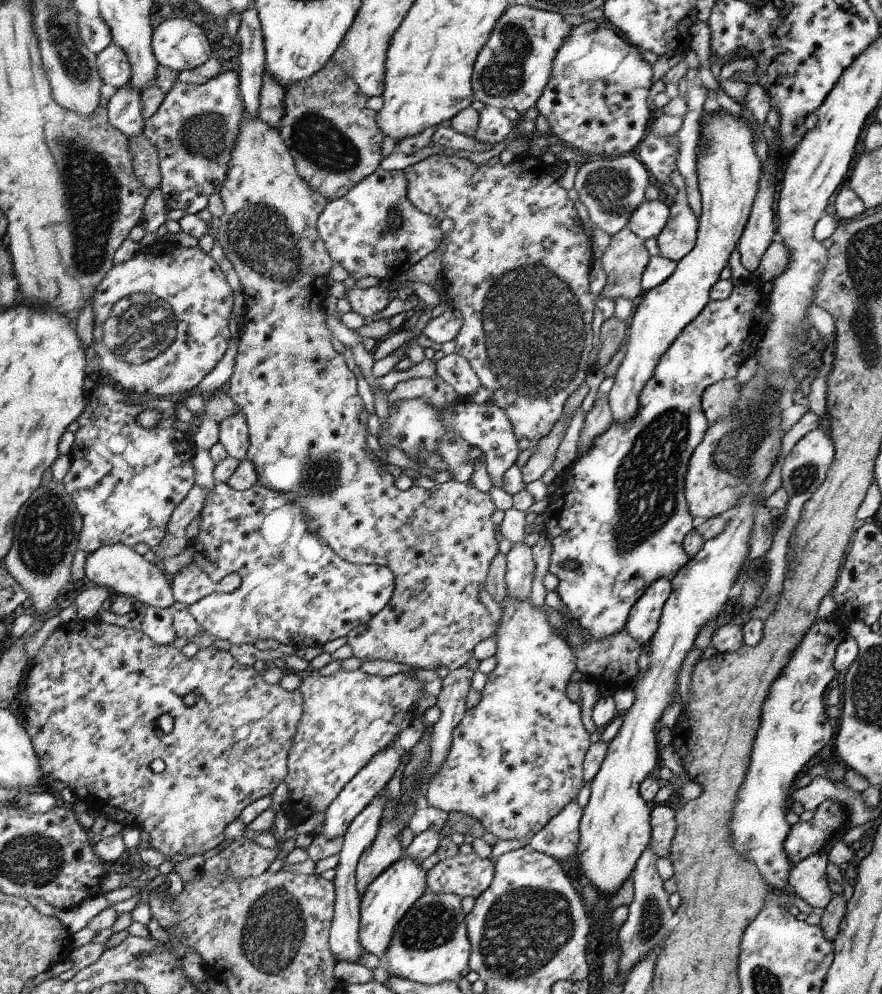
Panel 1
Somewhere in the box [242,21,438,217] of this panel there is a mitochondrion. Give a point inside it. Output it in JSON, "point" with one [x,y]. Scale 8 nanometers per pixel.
{"point":[319,140]}

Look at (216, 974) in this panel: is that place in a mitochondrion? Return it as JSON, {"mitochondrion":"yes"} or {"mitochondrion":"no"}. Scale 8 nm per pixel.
{"mitochondrion":"no"}

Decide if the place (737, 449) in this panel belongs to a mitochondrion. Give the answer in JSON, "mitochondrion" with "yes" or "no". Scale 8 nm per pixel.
{"mitochondrion":"yes"}

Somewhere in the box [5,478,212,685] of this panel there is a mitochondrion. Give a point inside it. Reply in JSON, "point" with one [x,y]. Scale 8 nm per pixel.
{"point":[46,529]}

